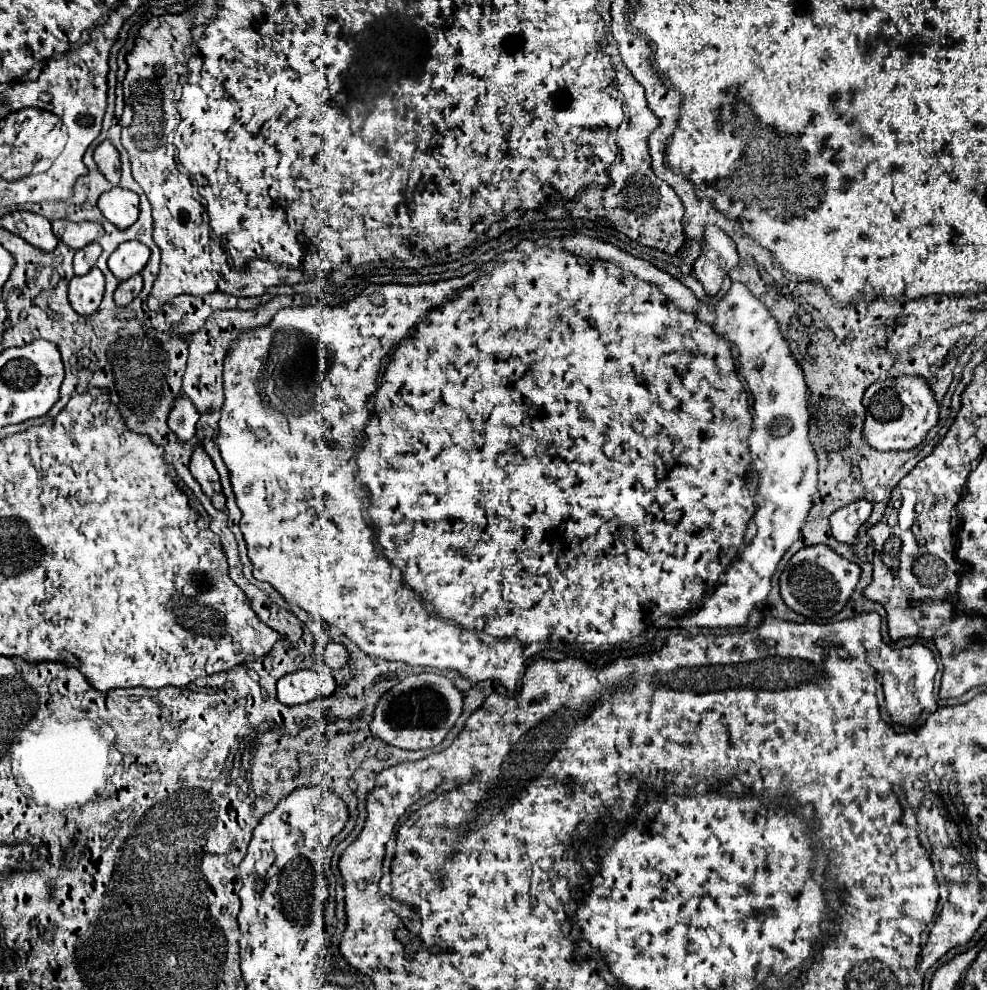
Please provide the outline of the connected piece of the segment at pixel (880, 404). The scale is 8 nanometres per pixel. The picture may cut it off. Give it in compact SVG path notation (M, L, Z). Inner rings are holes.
M902 375L896 379L880 379L872 383L862 399L866 407L866 421L862 435L876 451L910 451L922 443L926 433L938 423L938 403L924 379ZM898 399L902 407L898 407Z

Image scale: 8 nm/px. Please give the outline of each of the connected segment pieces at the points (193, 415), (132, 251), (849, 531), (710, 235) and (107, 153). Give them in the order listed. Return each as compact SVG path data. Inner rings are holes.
M178 397L168 413L168 427L178 435L180 441L190 441L196 433L196 421L198 421L198 411L190 403L188 397Z
M134 239L118 245L118 249L108 259L108 267L118 281L126 281L132 275L140 273L148 259L150 259L150 249Z
M858 499L858 501L834 511L830 515L830 527L832 527L834 539L838 539L842 543L854 543L858 529L868 519L870 511L872 511L872 503L866 499Z
M706 227L702 255L694 263L694 275L702 283L706 295L714 297L724 277L738 265L738 251L734 241L718 227Z
M106 139L102 141L96 149L94 149L94 161L98 165L98 169L102 171L102 175L112 183L118 185L120 181L120 153L112 147L112 143Z

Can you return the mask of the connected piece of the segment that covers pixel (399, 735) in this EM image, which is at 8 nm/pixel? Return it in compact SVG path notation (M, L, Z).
M436 673L410 675L392 687L376 705L374 721L370 725L372 733L386 741L388 745L400 749L430 749L444 741L446 733L454 727L456 719L462 713L464 695L456 685Z

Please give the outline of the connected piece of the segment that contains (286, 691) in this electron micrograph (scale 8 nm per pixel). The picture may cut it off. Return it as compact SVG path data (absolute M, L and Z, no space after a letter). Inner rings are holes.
M302 669L278 679L278 699L284 705L300 705L314 699L330 697L336 689L336 681L328 671Z

